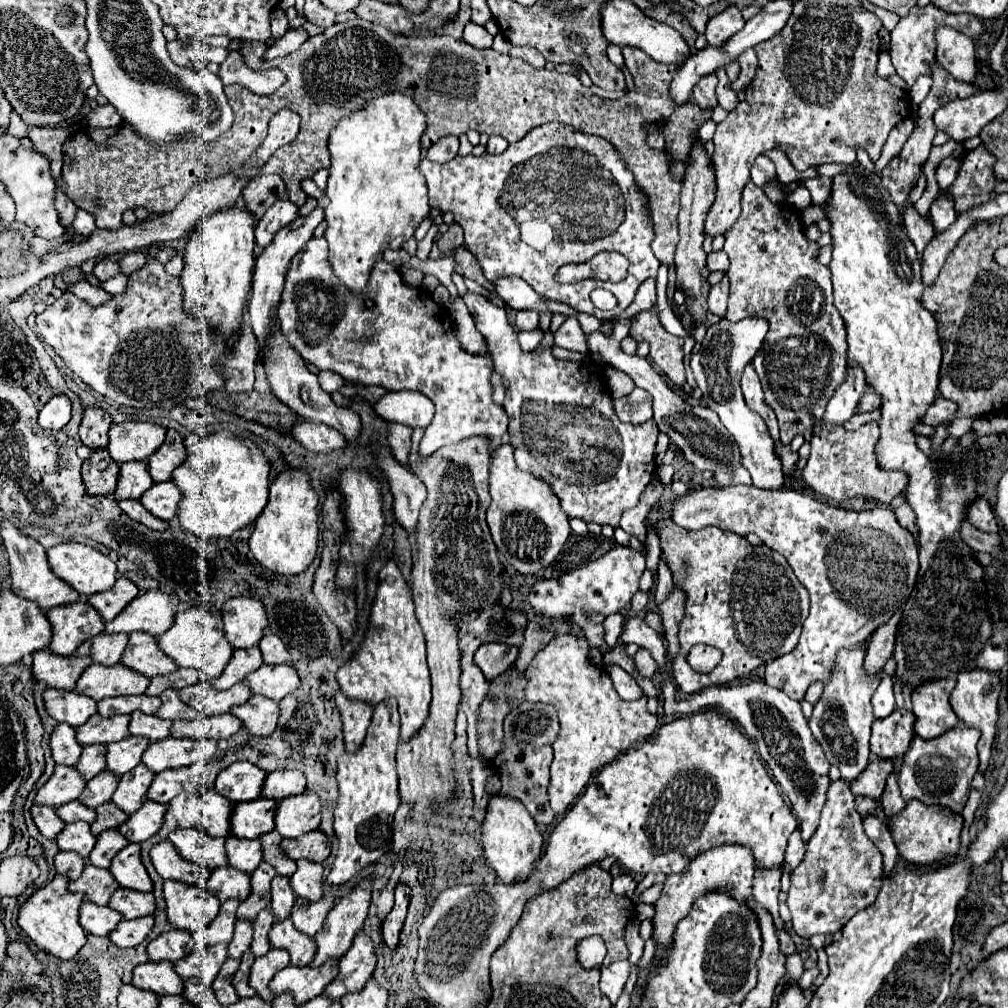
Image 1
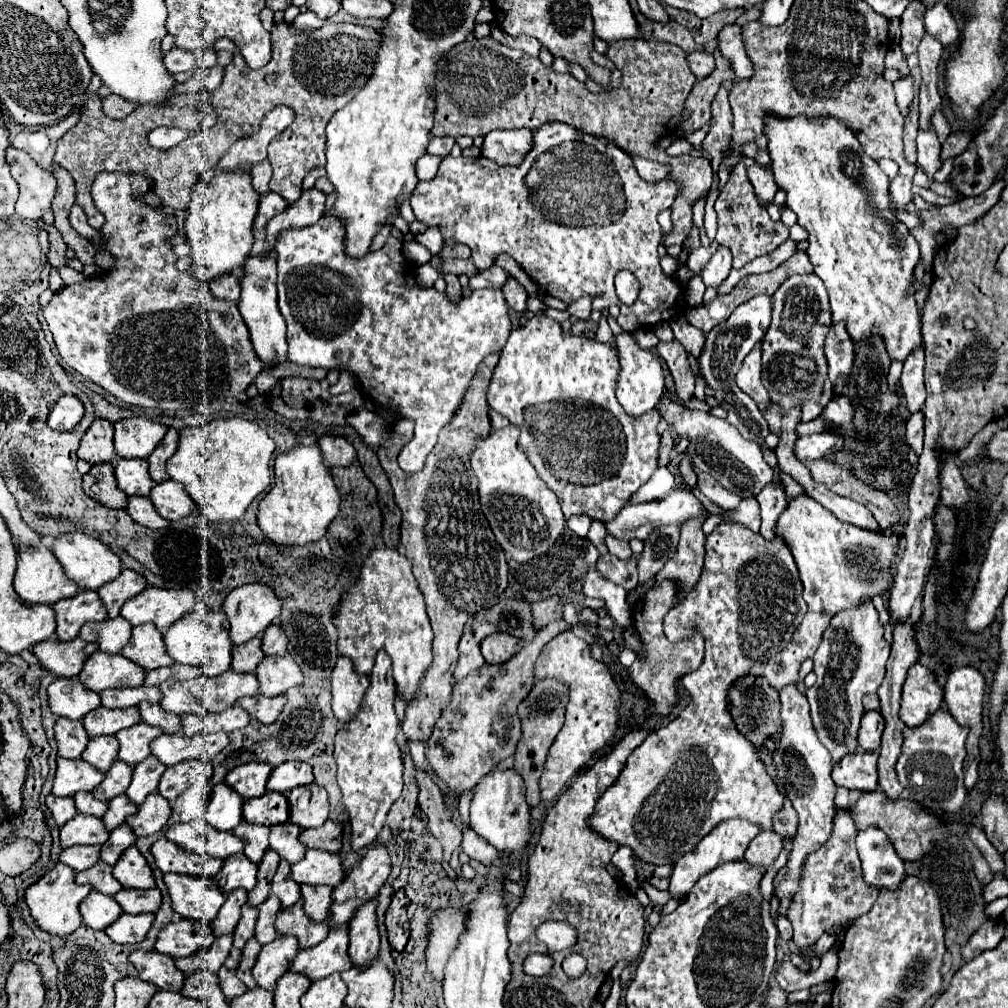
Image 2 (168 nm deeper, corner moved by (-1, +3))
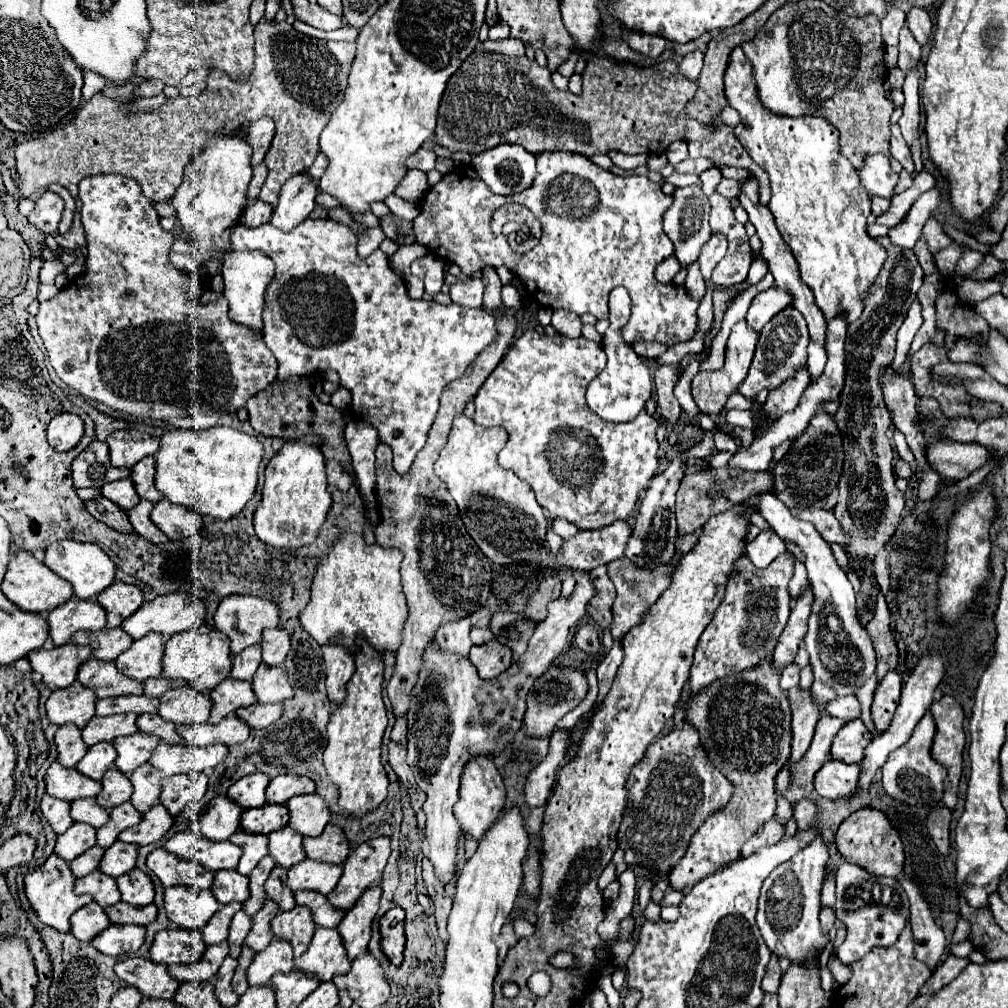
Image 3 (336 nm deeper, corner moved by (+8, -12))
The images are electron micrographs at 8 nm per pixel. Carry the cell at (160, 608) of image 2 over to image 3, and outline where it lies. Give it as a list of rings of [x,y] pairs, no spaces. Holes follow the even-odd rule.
[[[172,592],[144,602],[138,612],[134,612],[122,630],[132,638],[142,638],[148,632],[160,632],[172,636],[182,630],[192,630],[204,624],[206,606],[202,600],[188,592]]]

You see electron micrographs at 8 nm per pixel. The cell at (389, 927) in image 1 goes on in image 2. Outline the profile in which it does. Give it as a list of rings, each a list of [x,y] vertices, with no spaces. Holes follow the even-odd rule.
[[[399,889],[393,899],[391,905],[385,913],[385,925],[389,931],[389,943],[395,951],[403,951],[403,947],[407,945],[409,939],[409,923],[407,923],[407,905],[409,905],[409,897],[405,893],[405,889]]]

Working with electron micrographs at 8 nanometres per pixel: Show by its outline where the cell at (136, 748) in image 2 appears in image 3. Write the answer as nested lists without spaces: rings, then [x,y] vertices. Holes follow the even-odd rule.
[[[136,732],[132,736],[122,736],[118,740],[114,740],[118,758],[114,760],[114,766],[124,772],[130,774],[132,770],[136,770],[140,764],[148,762],[154,748],[160,744],[160,738],[154,734],[144,734],[144,732]]]

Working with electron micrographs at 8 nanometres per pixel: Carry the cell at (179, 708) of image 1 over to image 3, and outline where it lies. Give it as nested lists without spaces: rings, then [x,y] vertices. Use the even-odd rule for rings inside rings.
[[[184,686],[162,694],[158,714],[180,726],[208,722],[210,710],[212,710],[210,692],[200,692],[194,686]]]

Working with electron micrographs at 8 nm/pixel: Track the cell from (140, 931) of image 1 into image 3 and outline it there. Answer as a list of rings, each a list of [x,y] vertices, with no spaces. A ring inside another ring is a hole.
[[[110,924],[92,940],[92,946],[108,956],[124,956],[136,952],[144,944],[144,934],[144,926]]]

